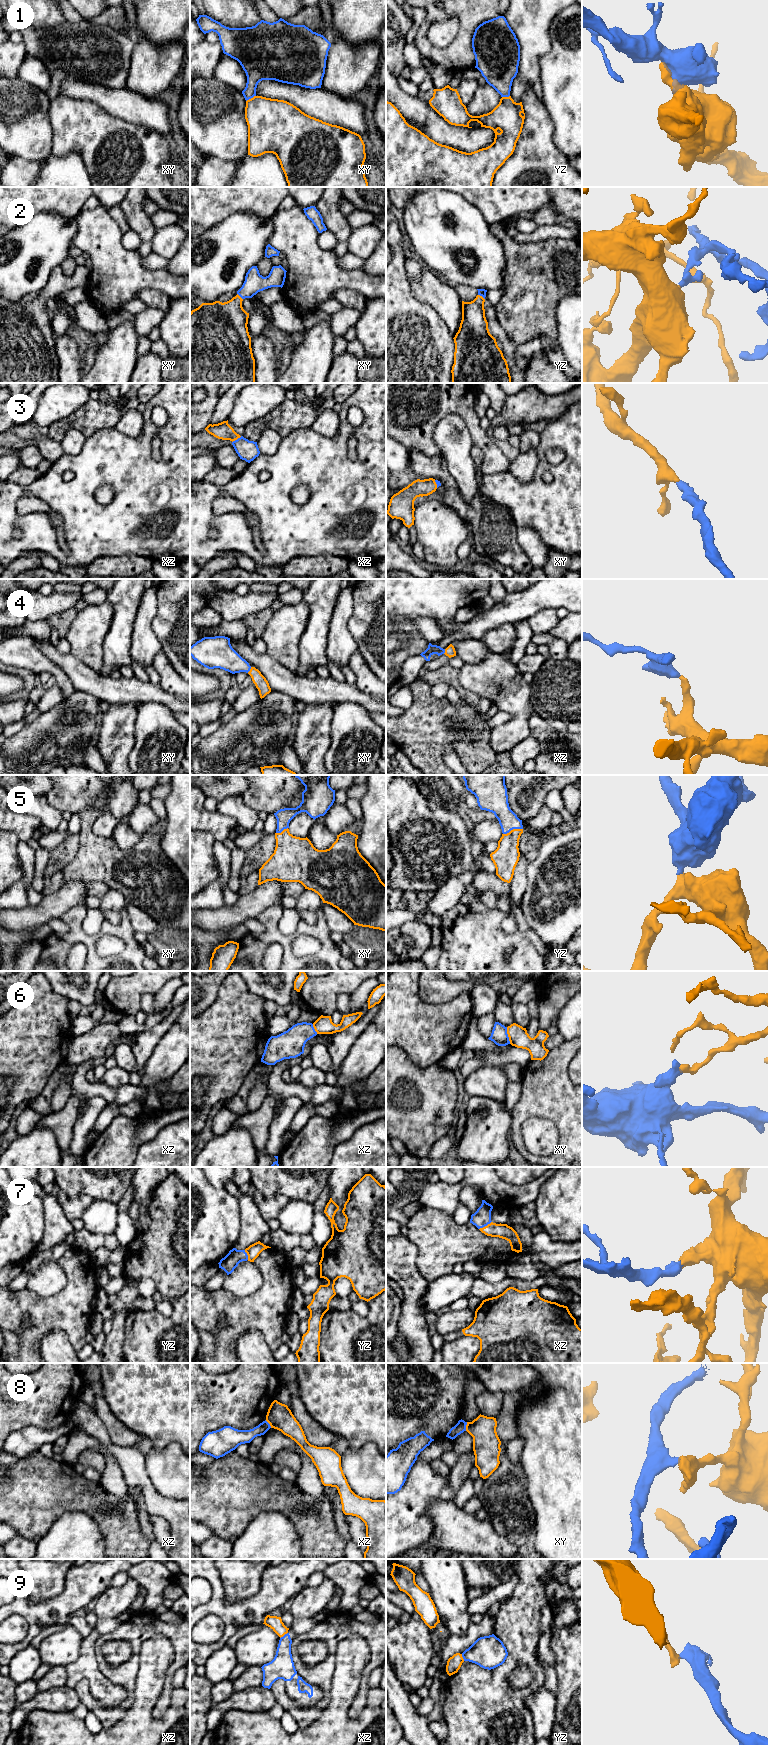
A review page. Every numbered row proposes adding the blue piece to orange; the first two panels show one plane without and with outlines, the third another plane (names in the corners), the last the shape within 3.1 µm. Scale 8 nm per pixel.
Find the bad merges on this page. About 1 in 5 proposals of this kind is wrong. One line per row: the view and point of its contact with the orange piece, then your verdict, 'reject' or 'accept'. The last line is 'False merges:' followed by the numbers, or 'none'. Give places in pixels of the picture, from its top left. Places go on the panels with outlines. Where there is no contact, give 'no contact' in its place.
1: xy (251, 98) | reject
2: yz (481, 296) | accept
3: xz (236, 439) | accept
4: xy (250, 670) | accept
5: yz (513, 829) | accept
6: xy (508, 1035) | reject
7: xz (485, 1226) | accept
8: xy (466, 1426) | reject
9: xz (283, 1635) | reject
False merges: 1, 6, 8, 9

